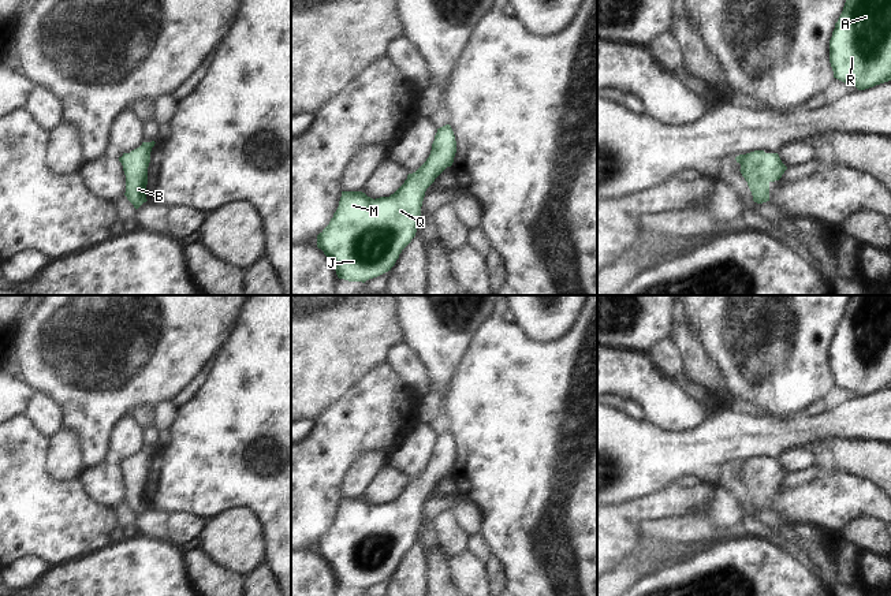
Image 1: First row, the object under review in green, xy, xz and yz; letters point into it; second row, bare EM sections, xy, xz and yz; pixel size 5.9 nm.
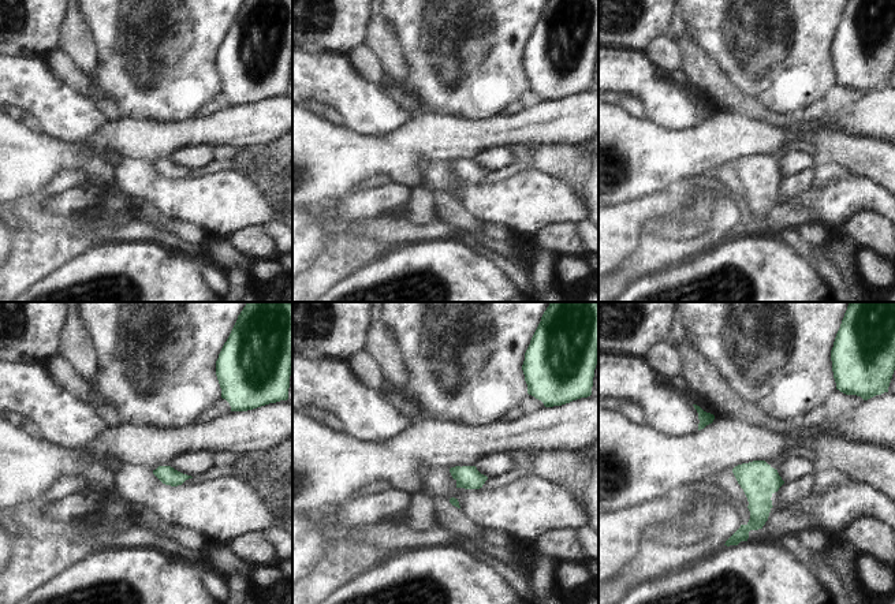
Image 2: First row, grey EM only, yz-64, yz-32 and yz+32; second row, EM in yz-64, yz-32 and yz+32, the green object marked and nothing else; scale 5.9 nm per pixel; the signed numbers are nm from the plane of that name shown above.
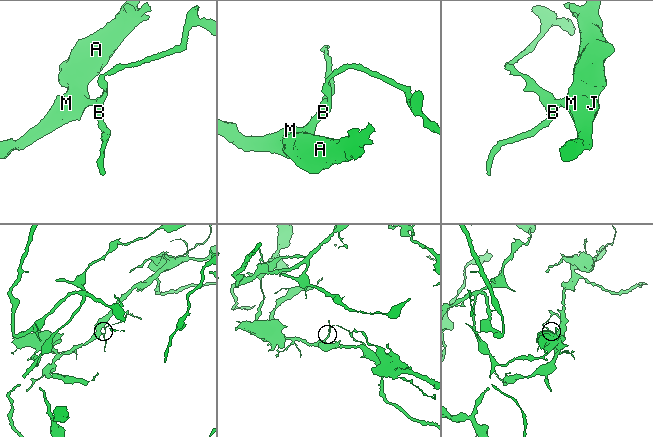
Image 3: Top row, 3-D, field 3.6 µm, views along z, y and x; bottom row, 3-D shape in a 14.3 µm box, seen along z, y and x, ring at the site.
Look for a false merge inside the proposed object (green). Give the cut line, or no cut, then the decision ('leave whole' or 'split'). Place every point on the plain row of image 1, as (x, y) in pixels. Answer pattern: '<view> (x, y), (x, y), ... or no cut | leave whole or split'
no cut | leave whole

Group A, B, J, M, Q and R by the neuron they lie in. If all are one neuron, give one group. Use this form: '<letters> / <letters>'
A B J M Q R

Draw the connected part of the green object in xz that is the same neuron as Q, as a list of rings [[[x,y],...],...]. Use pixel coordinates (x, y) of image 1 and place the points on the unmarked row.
[[[450,431],[437,435],[426,468],[389,503],[370,504],[362,498],[342,498],[339,513],[329,530],[317,541],[317,554],[332,569],[339,585],[362,588],[377,584],[395,571],[402,556],[411,548],[421,525],[426,495],[454,469],[456,447]]]

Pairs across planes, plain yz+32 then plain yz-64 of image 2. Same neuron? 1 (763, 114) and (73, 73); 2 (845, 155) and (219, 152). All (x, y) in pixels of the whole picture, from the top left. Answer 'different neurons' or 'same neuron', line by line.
1: different neurons
2: different neurons

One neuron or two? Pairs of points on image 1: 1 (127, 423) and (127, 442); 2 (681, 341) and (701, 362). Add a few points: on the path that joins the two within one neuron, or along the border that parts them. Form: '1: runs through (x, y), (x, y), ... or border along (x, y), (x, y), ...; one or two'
1: runs through (127, 427), (127, 438); one
2: runs through (686, 346), (696, 357); one

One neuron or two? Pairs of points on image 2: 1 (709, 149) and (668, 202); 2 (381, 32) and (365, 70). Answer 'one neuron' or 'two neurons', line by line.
1: two neurons
2: two neurons

